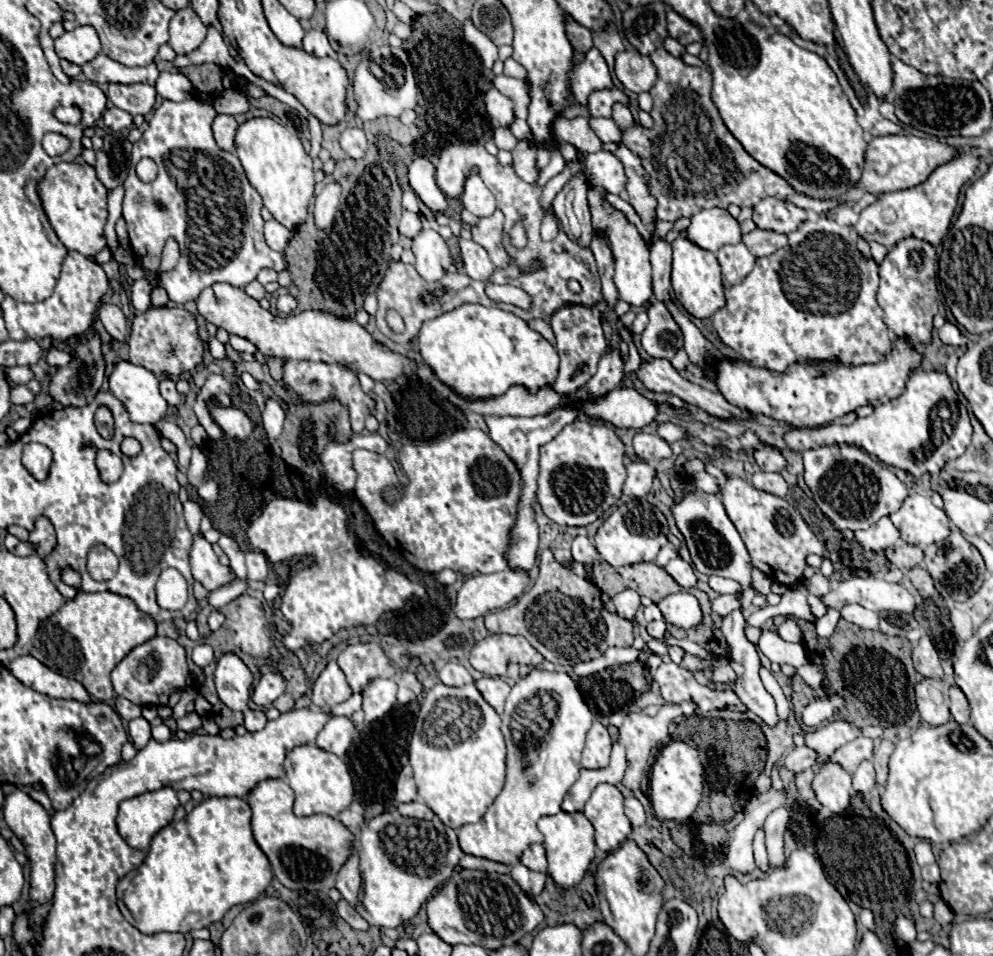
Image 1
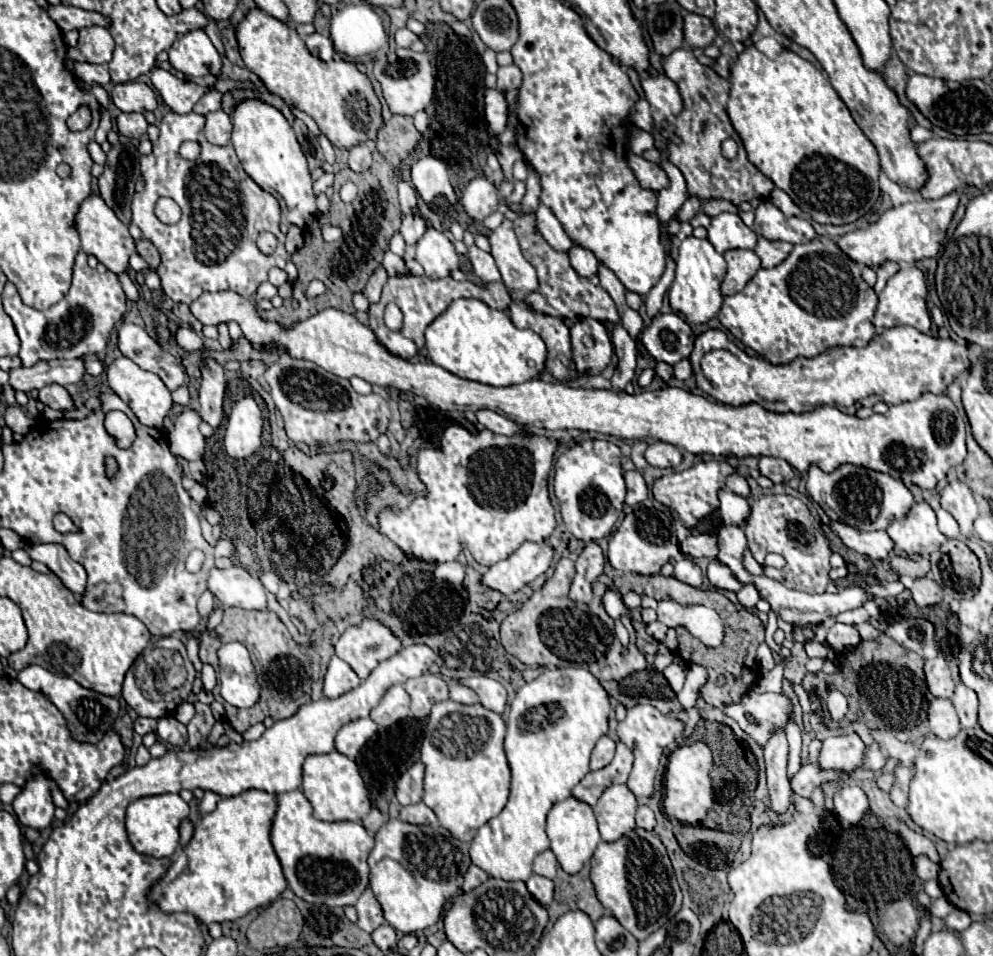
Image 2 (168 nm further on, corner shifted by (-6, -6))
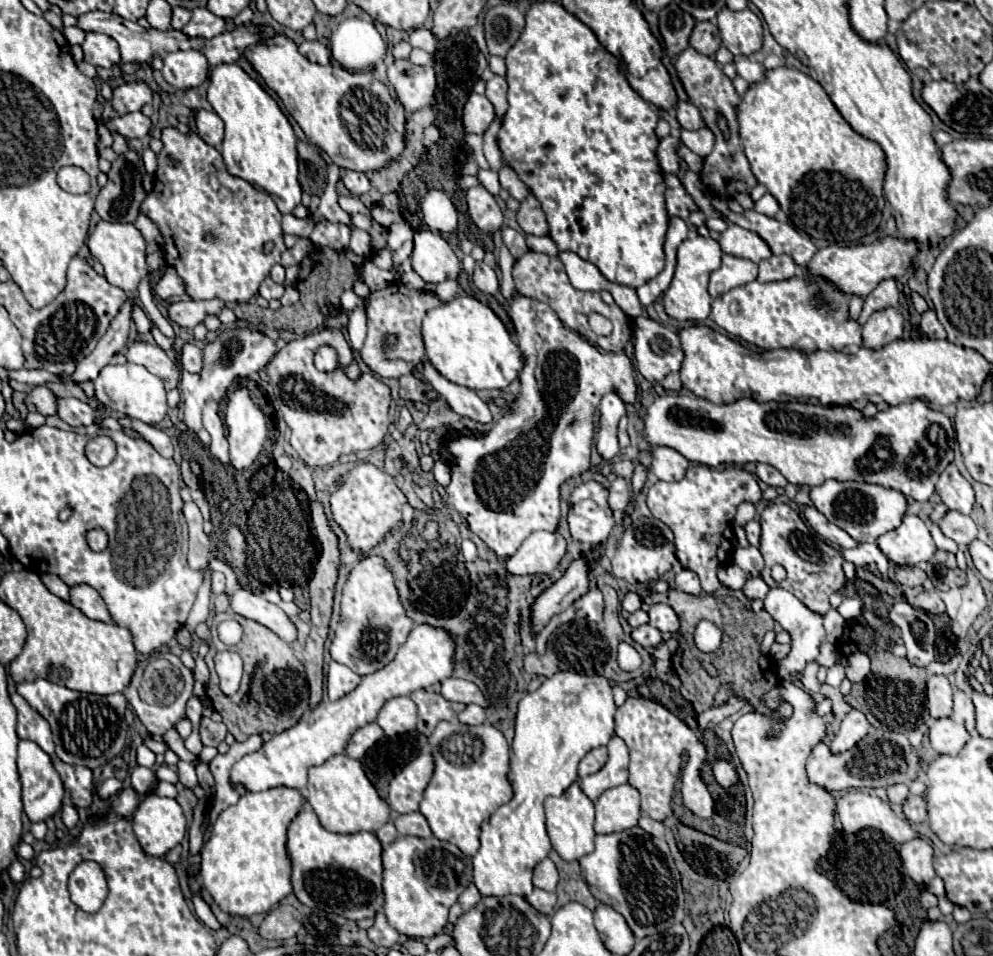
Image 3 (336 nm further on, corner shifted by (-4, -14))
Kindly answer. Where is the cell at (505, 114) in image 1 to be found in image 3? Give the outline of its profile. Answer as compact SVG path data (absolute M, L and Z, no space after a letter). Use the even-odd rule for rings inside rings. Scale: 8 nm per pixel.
M470 93L464 111L462 111L462 125L468 133L484 133L486 127L494 119L494 107L484 95Z

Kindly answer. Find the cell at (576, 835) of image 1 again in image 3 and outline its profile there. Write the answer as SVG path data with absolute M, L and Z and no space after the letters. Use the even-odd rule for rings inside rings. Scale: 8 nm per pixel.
M580 781L572 783L568 791L560 797L548 797L546 803L546 831L552 841L552 847L564 861L578 861L582 855L594 851L594 803L580 791Z

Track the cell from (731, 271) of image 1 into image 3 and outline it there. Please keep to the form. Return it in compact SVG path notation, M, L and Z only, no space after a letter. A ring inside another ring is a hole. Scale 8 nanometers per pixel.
M722 255L722 267L710 275L708 291L710 291L712 299L716 299L734 287L754 281L756 275L758 275L758 265L752 263L750 259Z

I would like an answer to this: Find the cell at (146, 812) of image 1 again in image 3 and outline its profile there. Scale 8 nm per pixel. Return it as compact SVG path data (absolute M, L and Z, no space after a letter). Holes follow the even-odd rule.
M148 793L134 813L134 833L148 855L162 857L186 835L186 817L176 799Z

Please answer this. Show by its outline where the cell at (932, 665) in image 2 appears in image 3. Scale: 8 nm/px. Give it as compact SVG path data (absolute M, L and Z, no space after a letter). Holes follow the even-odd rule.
M932 675L928 679L928 711L934 719L952 715L952 687L942 675Z

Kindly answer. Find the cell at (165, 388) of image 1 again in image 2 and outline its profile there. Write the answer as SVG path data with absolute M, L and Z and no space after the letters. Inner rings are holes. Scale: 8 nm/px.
M128 321L118 325L118 349L142 369L156 373L170 391L176 391L186 383L186 373L170 351L160 347L140 325Z

